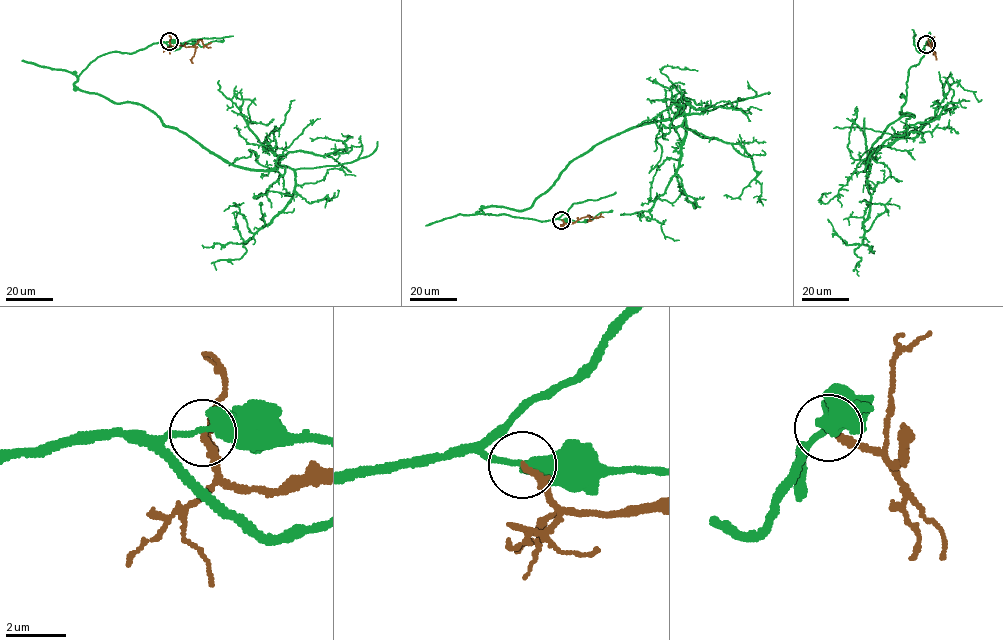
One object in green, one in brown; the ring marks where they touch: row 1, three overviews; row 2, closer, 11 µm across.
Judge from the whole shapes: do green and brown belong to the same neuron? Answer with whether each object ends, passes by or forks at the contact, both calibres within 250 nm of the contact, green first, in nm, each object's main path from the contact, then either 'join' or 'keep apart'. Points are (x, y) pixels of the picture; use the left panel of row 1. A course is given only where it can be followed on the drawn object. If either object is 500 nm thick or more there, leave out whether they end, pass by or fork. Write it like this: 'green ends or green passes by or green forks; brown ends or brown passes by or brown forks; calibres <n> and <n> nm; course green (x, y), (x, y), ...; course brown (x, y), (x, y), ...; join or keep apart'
green passes by; brown ends; calibres 360 and 220 nm; course green (169, 42), (99, 56), (74, 85), (273, 170), (244, 99), (259, 123); course brown (169, 42), (170, 45), (185, 46), (192, 46), (200, 39), (205, 45), (211, 42); keep apart

